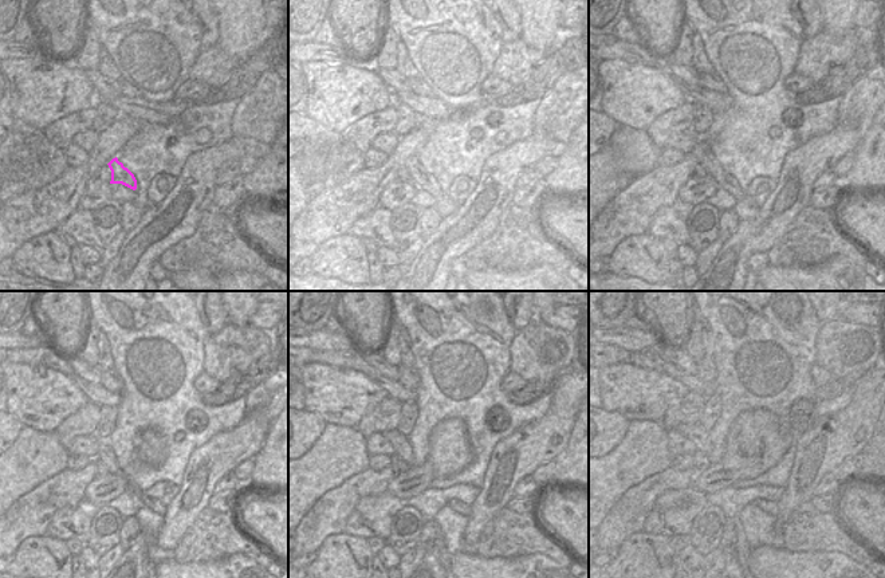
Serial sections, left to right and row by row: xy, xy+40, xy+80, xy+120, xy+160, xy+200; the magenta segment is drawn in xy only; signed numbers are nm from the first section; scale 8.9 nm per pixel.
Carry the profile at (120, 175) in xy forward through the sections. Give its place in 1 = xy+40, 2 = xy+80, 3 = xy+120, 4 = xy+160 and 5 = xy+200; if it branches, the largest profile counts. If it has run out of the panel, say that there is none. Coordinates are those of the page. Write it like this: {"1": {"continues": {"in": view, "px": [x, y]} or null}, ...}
{"1": {"continues": {"in": "xy+40", "px": [420, 177]}}, "2": {"continues": {"in": "xy+80", "px": [726, 181]}}, "3": {"continues": {"in": "xy+120", "px": [105, 453]}}, "4": {"continues": {"in": "xy+160", "px": [400, 443]}}, "5": {"continues": {"in": "xy+200", "px": [696, 433]}}}

